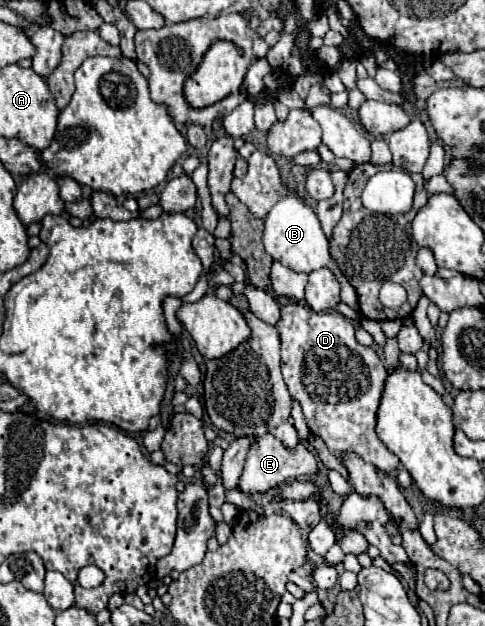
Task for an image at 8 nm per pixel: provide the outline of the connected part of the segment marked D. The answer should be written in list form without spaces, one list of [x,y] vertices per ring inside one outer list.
[[[288,300],[280,306],[280,320],[276,322],[280,340],[282,340],[282,376],[290,390],[290,396],[302,406],[306,424],[314,436],[320,436],[328,450],[342,462],[344,454],[358,454],[364,462],[370,462],[384,474],[398,470],[400,460],[378,440],[376,436],[376,410],[386,378],[386,368],[378,354],[372,348],[366,348],[356,342],[354,326],[348,318],[338,312],[314,312],[302,302]]]

